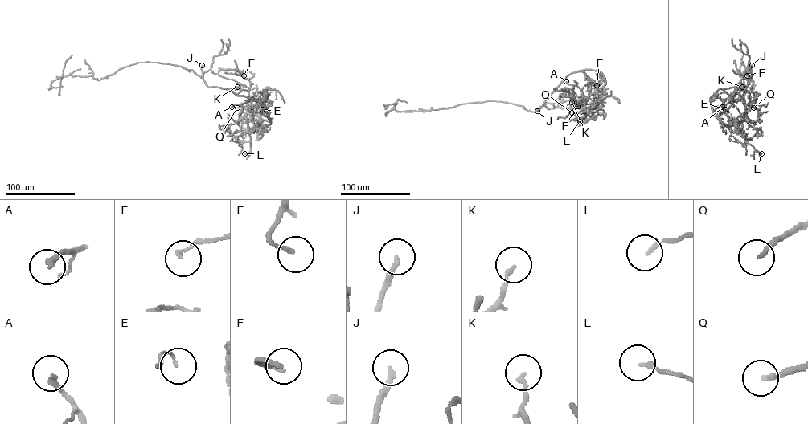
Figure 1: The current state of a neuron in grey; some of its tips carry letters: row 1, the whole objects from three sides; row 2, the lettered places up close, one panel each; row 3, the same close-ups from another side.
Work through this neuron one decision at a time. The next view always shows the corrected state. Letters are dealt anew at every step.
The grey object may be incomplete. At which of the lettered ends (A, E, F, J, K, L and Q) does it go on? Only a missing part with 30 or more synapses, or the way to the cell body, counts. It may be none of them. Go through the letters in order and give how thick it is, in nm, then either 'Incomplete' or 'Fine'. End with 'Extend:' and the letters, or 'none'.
A: Thickness 180 nm. Fine
E: Thickness 110 nm. Fine
F: Thickness 160 nm. Fine
J: Thickness 200 nm. Incomplete
K: Thickness 170 nm. Fine
L: Thickness 160 nm. Fine
Q: Thickness 180 nm. Incomplete
Extend: J, Q

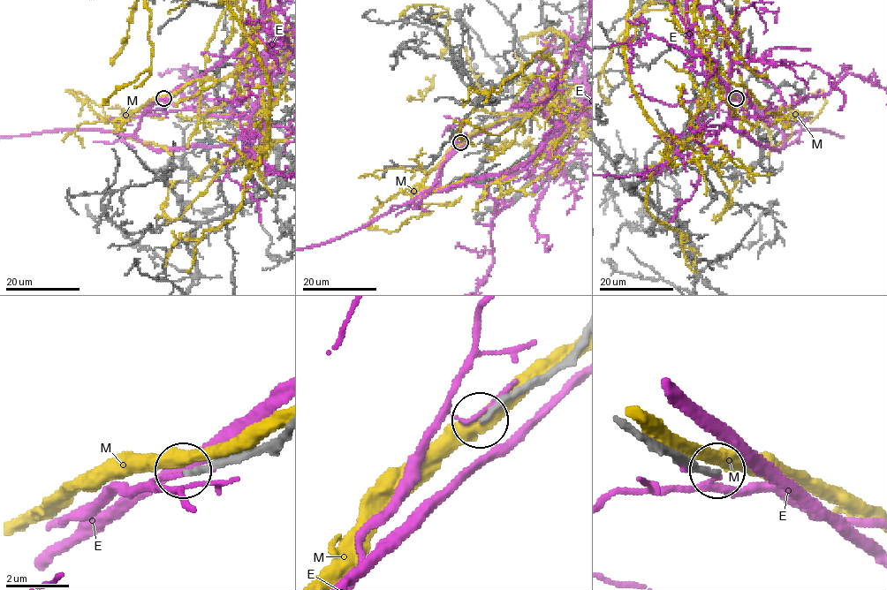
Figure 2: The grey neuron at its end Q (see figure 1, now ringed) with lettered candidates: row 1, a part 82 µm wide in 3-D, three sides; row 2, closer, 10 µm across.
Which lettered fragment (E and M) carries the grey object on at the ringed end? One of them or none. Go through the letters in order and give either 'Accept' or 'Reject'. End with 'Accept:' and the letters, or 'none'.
E: Reject
M: Reject
Accept: none

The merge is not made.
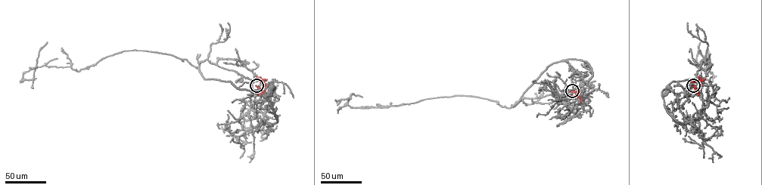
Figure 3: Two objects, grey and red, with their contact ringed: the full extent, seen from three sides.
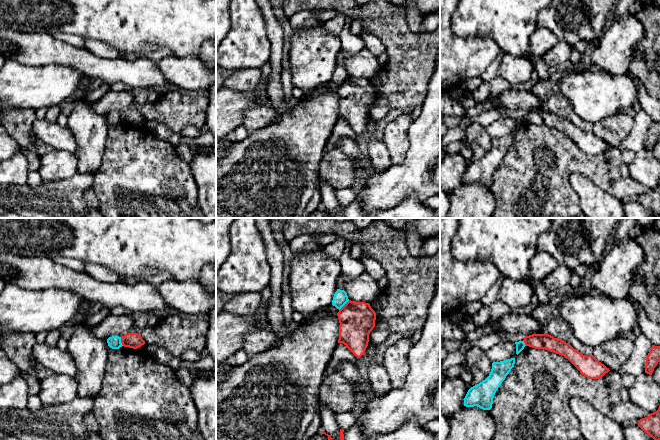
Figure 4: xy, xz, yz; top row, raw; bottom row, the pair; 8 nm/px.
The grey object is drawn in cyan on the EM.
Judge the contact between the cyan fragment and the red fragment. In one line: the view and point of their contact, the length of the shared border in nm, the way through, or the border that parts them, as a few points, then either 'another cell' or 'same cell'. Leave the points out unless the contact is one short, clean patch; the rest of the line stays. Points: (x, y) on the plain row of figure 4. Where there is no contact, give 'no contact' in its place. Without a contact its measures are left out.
contact xz (344, 80); length 120 nm; border xz (349, 76), (339, 86); another cell

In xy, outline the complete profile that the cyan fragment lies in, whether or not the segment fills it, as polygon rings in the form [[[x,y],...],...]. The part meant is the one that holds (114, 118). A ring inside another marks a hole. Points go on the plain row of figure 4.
[[[112,112],[112,113],[109,113],[107,115],[107,119],[108,119],[108,122],[112,125],[119,125],[120,123],[122,123],[122,119],[121,119],[121,113],[119,112]]]

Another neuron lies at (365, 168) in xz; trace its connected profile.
[[[342,138],[337,144],[337,149],[341,150],[355,165],[358,172],[357,181],[364,188],[369,179],[381,173],[376,169],[371,160],[363,153],[356,140],[350,138]]]

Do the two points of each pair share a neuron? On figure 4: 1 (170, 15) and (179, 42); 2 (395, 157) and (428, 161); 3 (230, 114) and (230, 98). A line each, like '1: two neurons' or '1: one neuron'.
1: one neuron
2: two neurons
3: one neuron

